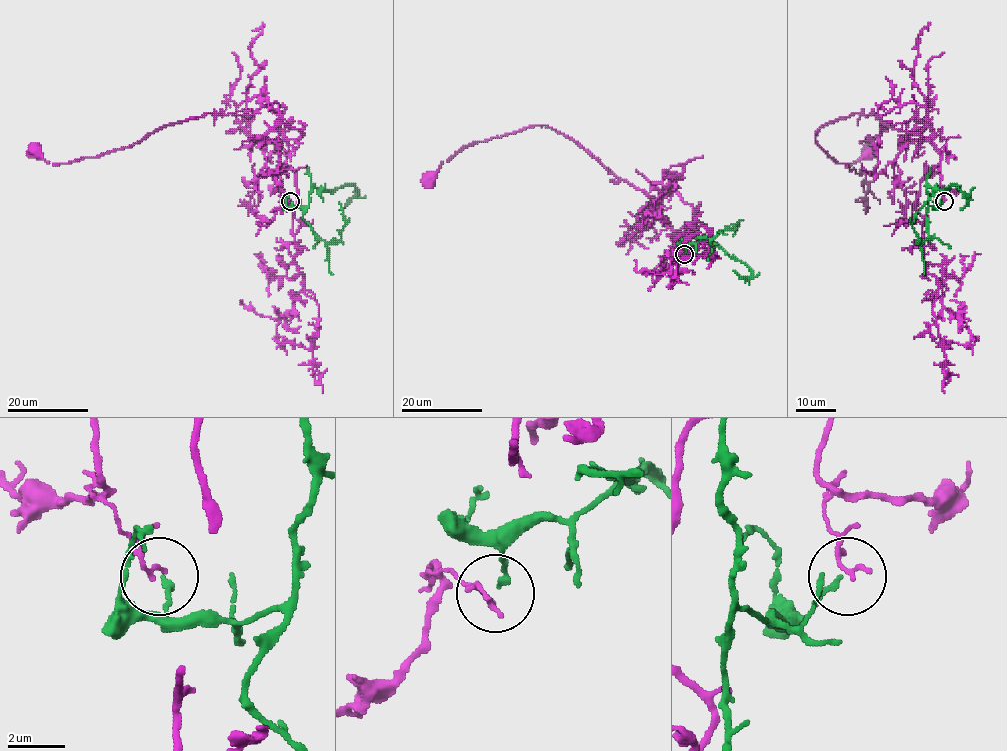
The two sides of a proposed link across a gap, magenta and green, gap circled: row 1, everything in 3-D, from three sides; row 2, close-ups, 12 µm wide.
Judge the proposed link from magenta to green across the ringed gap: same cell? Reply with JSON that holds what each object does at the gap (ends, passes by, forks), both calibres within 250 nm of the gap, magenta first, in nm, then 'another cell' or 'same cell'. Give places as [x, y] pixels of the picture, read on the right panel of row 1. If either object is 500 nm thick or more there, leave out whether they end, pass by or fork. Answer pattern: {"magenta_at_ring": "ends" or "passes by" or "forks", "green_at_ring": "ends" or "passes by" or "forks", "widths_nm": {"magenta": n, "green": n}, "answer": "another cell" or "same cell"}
{"magenta_at_ring": "ends", "green_at_ring": "ends", "widths_nm": {"magenta": 180, "green": 200}, "answer": "another cell"}

